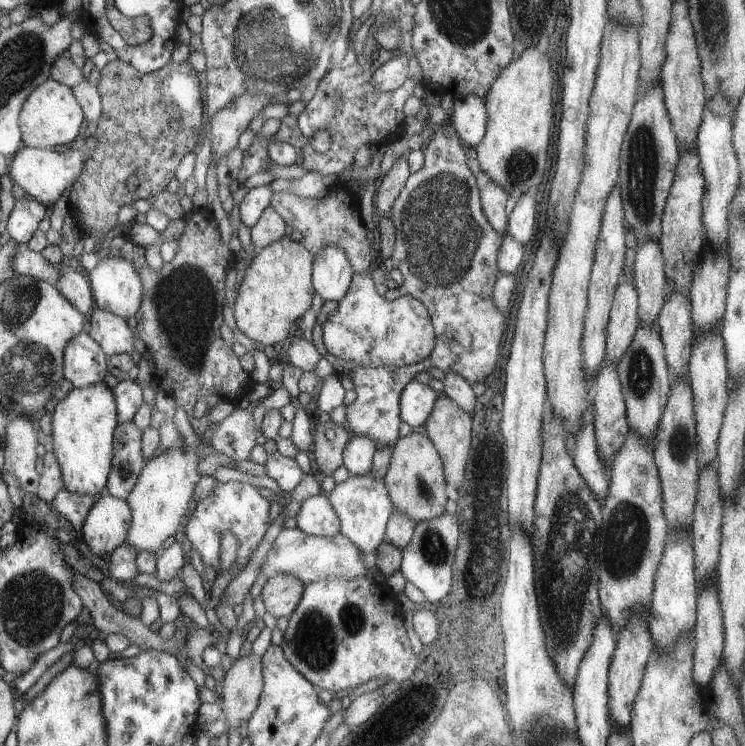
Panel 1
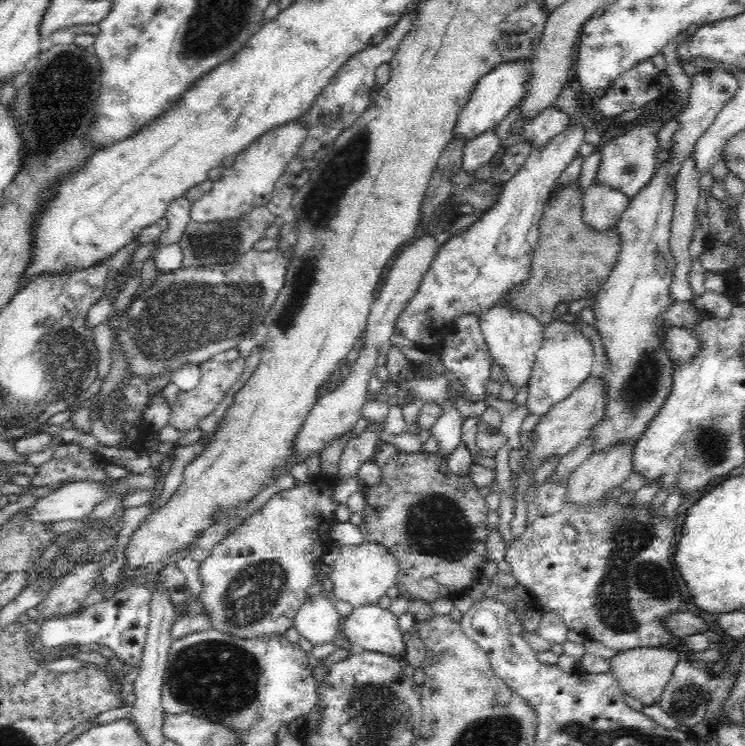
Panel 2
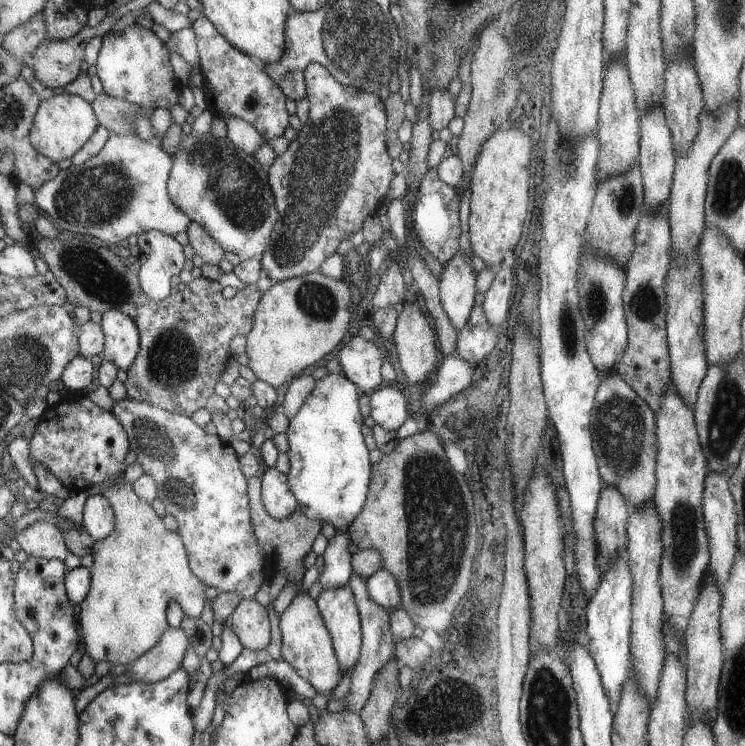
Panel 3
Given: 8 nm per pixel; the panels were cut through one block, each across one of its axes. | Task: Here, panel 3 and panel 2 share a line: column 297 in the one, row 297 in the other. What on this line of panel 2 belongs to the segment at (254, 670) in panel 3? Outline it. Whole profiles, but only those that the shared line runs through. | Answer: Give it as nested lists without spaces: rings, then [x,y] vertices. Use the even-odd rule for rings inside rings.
[[[694,152],[690,155],[682,164],[680,168],[680,174],[675,180],[676,184],[676,202],[673,208],[673,218],[671,220],[671,253],[674,255],[676,266],[673,272],[673,277],[671,283],[669,284],[669,293],[671,299],[676,302],[689,302],[693,304],[695,296],[690,289],[690,283],[688,283],[688,273],[690,272],[692,266],[692,260],[688,255],[689,248],[689,236],[691,235],[691,230],[693,229],[693,208],[695,207],[695,202],[699,197],[699,183],[701,178],[701,173],[697,170],[696,161],[694,161]]]

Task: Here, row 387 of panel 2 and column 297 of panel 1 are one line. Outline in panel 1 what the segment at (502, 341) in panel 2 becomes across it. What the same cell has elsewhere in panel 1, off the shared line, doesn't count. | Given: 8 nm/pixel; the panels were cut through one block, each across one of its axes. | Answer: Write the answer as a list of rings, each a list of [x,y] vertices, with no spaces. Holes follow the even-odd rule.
[[[326,493],[306,498],[295,518],[297,528],[308,535],[332,537],[341,531],[340,518]]]

